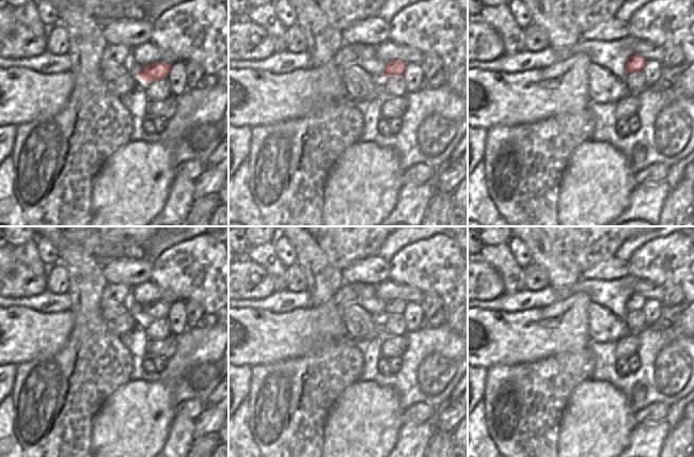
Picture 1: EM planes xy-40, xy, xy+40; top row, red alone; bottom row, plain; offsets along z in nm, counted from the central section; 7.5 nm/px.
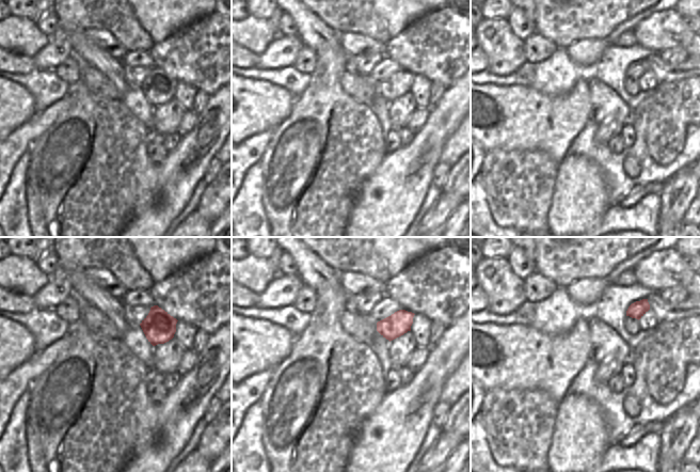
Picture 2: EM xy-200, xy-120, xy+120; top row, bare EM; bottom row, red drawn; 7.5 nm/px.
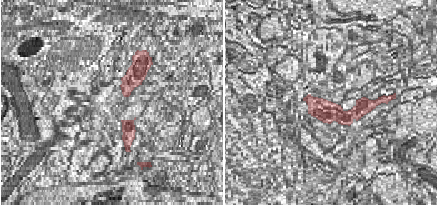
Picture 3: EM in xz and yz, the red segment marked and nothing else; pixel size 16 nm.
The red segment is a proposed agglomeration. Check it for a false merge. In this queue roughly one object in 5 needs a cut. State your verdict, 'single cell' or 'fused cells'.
single cell

